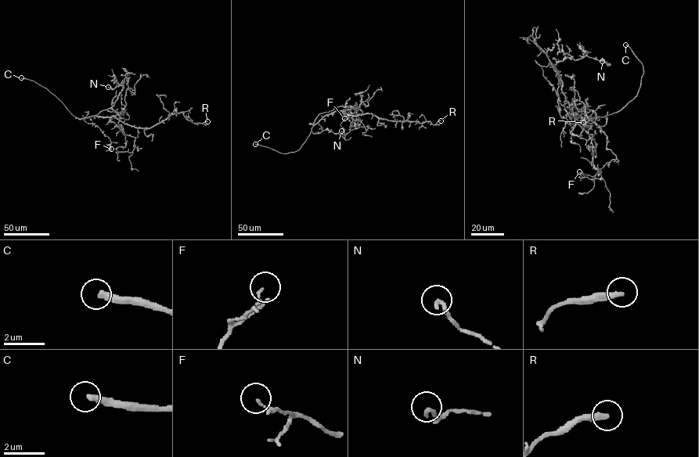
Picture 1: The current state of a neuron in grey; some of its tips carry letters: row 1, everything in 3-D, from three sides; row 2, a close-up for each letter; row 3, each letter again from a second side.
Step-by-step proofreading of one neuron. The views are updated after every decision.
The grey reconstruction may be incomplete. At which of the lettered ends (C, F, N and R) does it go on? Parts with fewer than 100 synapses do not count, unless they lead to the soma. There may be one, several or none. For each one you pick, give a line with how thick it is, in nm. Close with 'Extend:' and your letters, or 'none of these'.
C: Thickness 320 nm
Extend: C

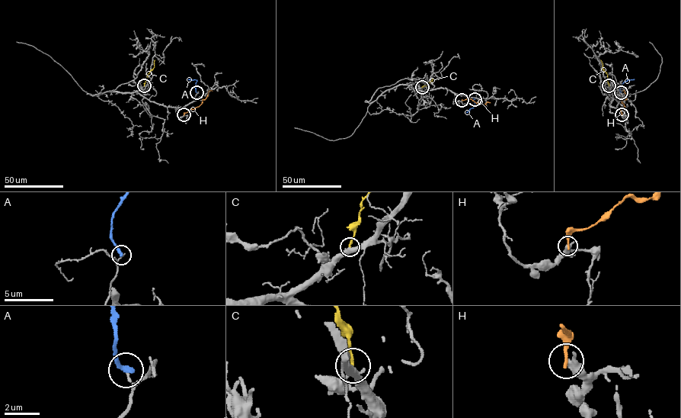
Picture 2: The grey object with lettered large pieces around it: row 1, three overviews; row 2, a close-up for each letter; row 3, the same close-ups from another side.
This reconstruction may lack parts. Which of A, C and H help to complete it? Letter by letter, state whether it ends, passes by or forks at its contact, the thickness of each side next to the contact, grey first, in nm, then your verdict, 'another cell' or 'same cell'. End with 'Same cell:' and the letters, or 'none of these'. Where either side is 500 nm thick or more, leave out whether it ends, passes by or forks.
A: it ends there; 90 nm thick on the grey side, 320 nm on the other; another cell
C: it ends there; 440 nm thick on the grey side, 150 nm on the other; another cell
H: it ends there; 480 nm thick on the grey side, 240 nm on the other; another cell
Same cell: none of these

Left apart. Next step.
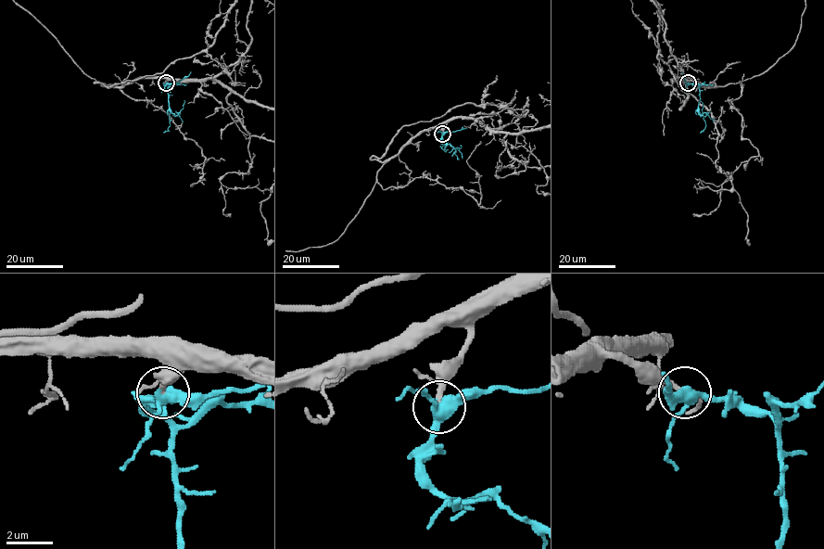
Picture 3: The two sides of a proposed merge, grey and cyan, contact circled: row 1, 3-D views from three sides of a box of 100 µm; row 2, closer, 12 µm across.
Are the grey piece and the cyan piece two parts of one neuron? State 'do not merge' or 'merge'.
merge

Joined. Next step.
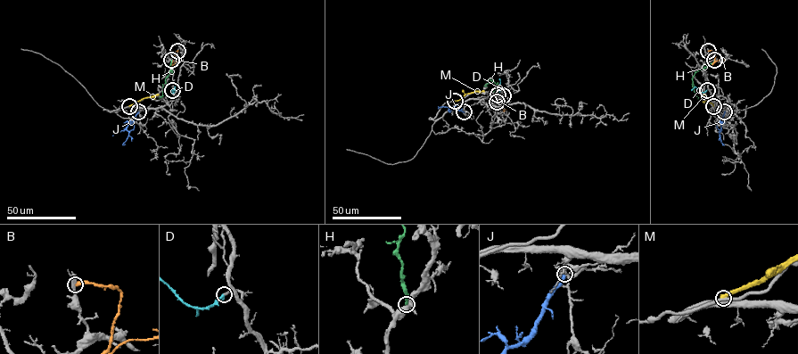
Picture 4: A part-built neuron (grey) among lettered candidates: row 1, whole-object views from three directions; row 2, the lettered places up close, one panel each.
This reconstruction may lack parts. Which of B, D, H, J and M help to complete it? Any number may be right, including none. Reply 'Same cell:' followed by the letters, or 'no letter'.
Same cell: D

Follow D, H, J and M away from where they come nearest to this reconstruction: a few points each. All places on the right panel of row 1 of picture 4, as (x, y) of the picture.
D: (706, 90), (701, 92), (695, 86), (691, 90)
H: (714, 60), (693, 77), (694, 92), (698, 98)
J: (724, 111), (719, 135), (724, 144)
M: (713, 106), (703, 94)

